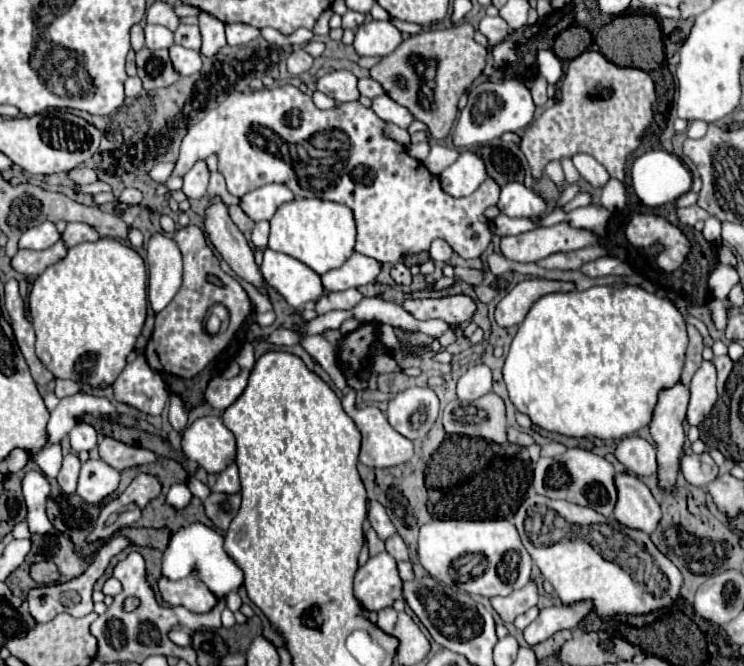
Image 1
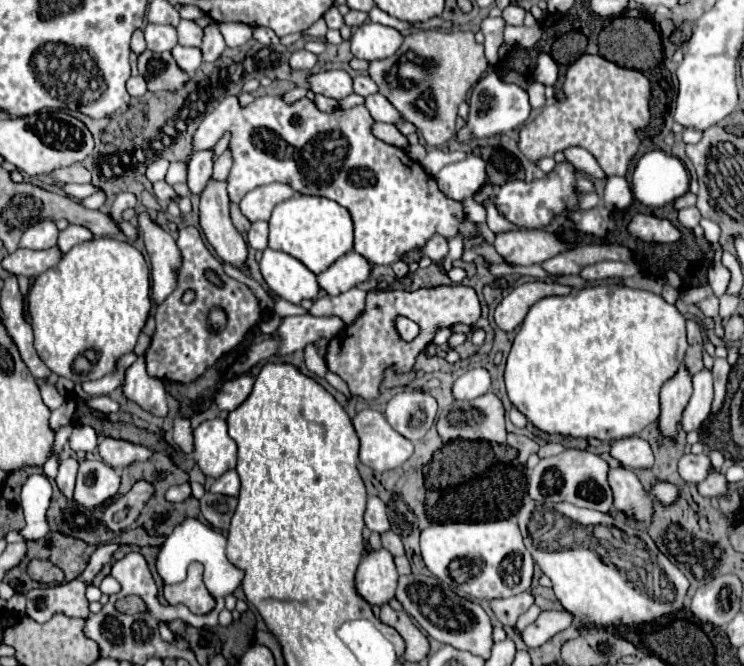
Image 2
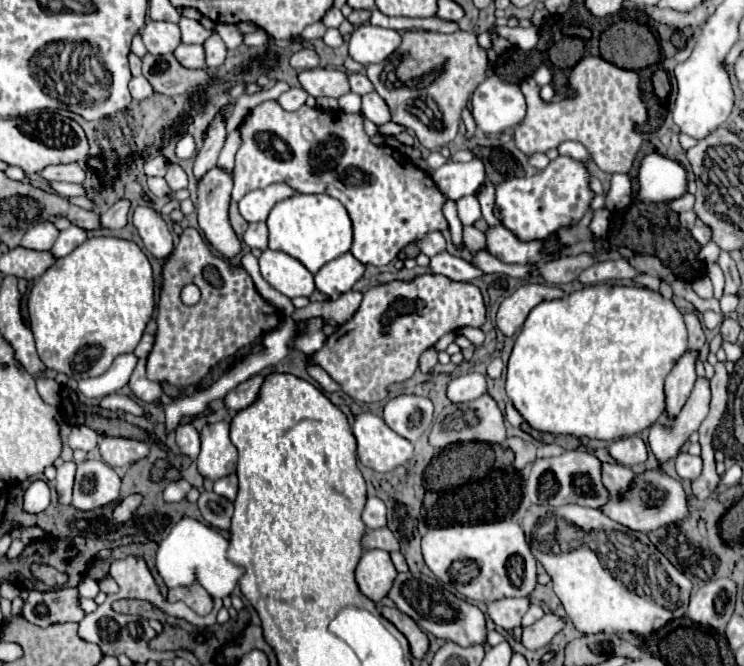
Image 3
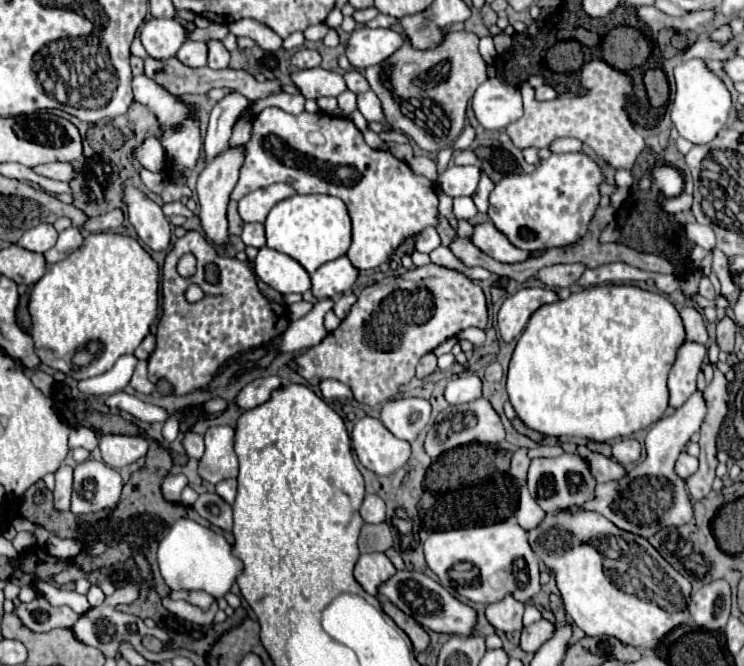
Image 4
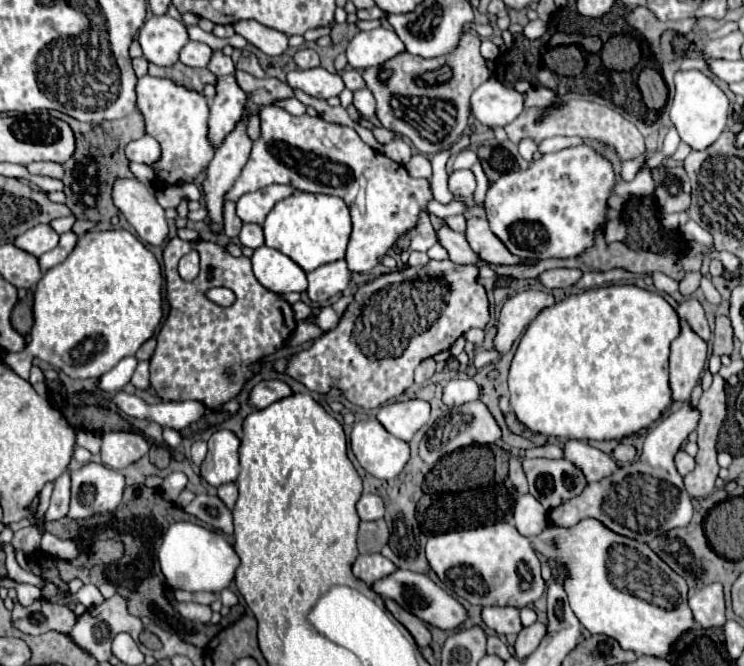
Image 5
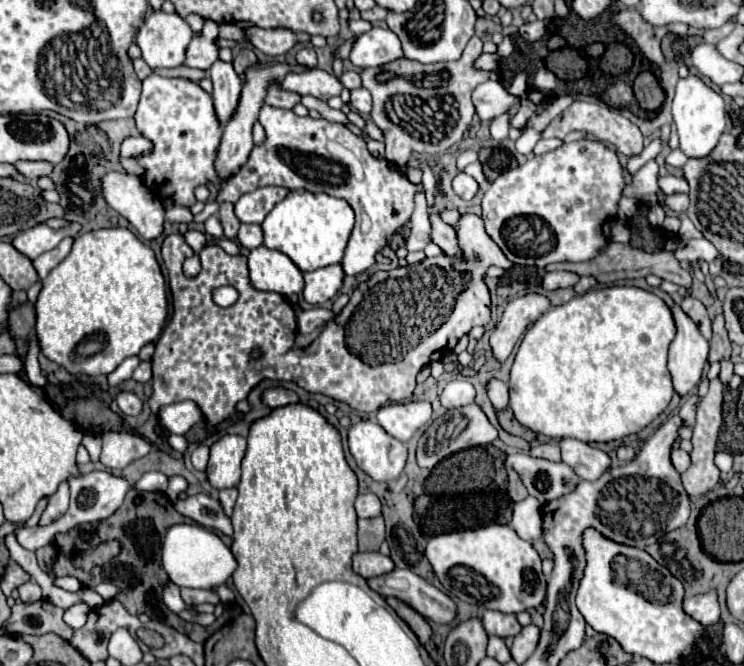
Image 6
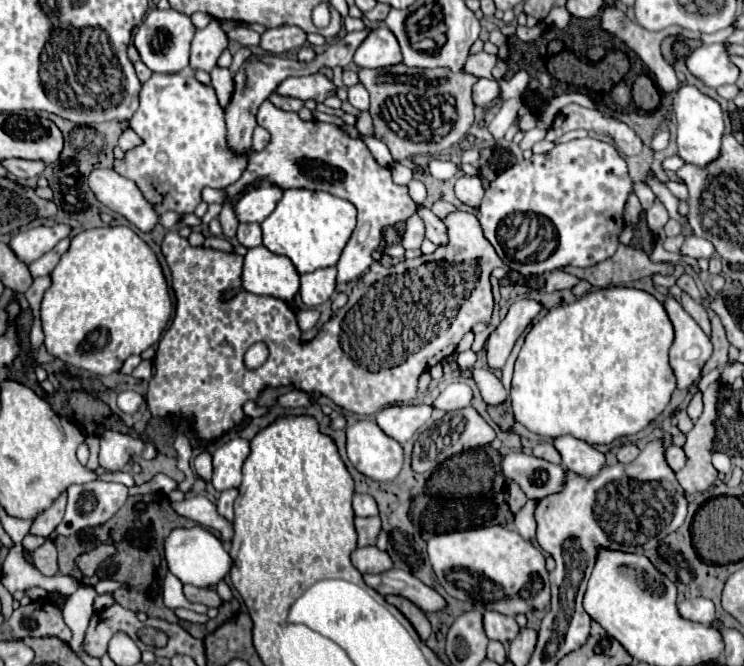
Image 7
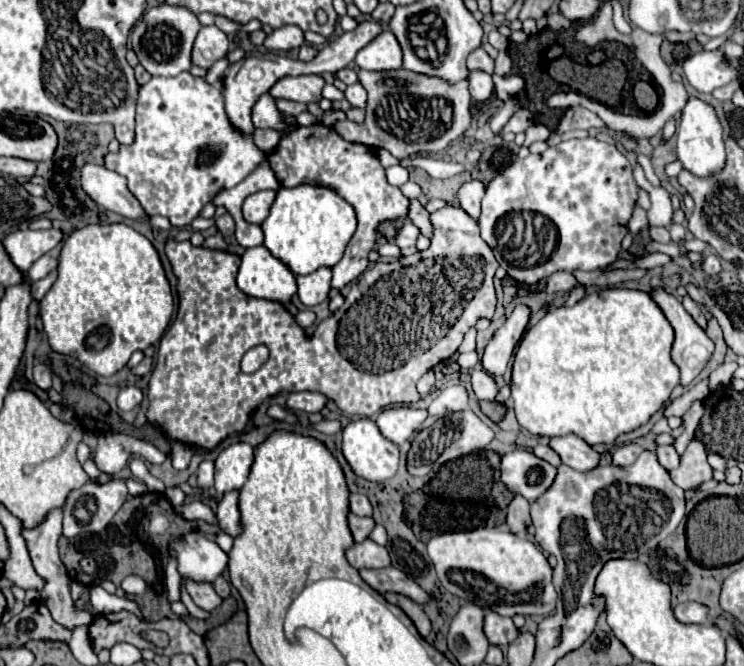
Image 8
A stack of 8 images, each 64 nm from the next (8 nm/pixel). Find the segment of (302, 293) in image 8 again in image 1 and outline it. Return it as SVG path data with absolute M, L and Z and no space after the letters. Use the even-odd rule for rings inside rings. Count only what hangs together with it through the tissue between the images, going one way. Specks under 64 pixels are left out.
M354 252L344 266L330 270L322 274L322 284L328 292L340 292L348 288L360 288L364 284L370 284L380 274L382 262L368 258L360 252Z

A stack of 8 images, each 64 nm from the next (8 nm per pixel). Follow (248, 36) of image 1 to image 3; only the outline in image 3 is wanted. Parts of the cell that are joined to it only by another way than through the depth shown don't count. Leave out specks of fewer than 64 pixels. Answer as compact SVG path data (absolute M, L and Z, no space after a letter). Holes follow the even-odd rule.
M216 24L216 32L222 36L224 44L234 50L244 42L244 34L238 30L238 26L234 24Z

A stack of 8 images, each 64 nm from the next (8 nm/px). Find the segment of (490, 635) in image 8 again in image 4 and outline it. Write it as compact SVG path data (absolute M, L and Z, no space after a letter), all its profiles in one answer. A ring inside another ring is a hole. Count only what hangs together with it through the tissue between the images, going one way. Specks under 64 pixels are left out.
M506 596L504 600L486 606L488 622L496 630L502 630L504 634L522 630L522 614L524 614L524 604L514 600L512 596Z

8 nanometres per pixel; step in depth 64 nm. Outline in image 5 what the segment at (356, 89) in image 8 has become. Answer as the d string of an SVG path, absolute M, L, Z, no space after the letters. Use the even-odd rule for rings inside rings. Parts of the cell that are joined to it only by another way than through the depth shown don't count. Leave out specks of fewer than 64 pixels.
M368 88L354 92L354 106L358 108L358 112L368 118L368 120L376 120L376 100L372 96L372 92Z

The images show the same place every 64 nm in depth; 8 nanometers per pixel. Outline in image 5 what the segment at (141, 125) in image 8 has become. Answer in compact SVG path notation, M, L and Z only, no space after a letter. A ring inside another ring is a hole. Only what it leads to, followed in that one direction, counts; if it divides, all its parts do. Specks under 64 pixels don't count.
M146 74L136 82L136 104L146 120L146 132L162 146L162 156L152 166L158 174L158 186L192 182L214 156L214 148L208 142L208 100L198 92L172 84L170 80Z

